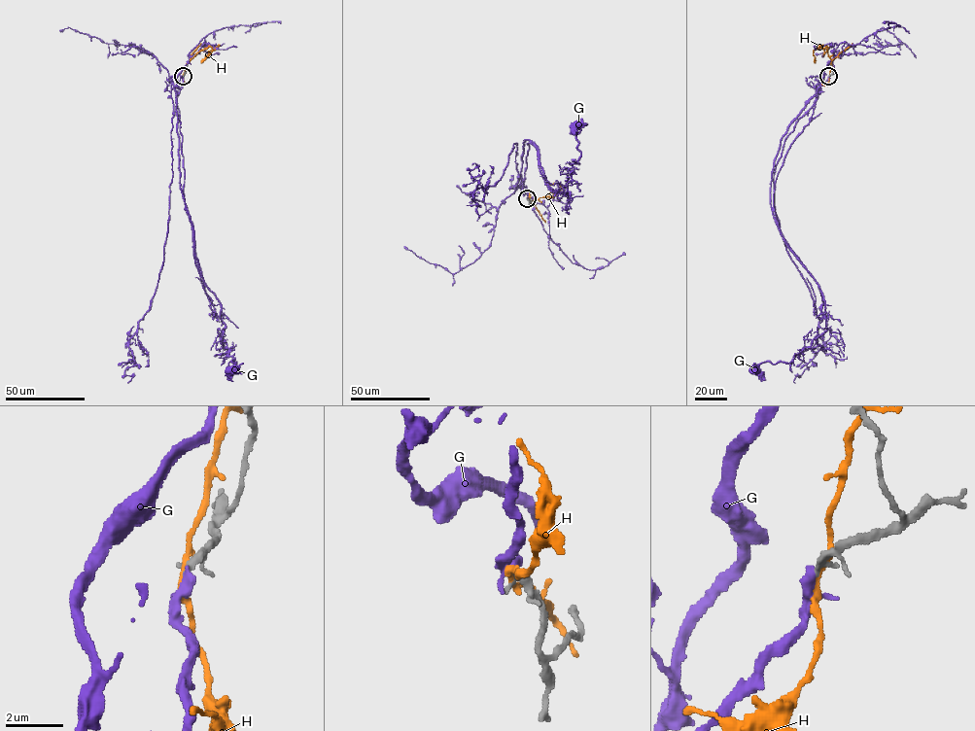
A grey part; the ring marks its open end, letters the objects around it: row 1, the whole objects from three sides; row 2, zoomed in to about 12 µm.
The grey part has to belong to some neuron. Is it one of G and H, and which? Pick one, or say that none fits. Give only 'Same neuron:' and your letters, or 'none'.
Same neuron: G

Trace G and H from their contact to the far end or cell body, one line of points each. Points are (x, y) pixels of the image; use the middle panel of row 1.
G: (527, 198), (520, 187), (529, 143), (548, 185), (570, 195), (567, 183), (580, 155), (577, 122)
H: (527, 198), (535, 201), (555, 195), (560, 190), (558, 184), (545, 185)

